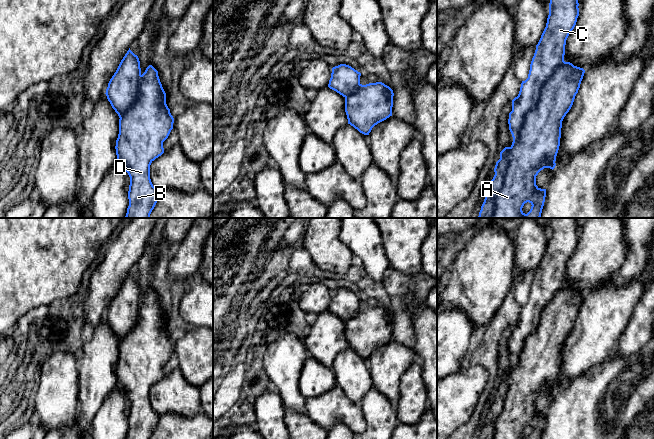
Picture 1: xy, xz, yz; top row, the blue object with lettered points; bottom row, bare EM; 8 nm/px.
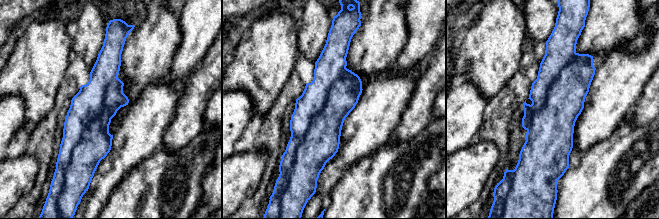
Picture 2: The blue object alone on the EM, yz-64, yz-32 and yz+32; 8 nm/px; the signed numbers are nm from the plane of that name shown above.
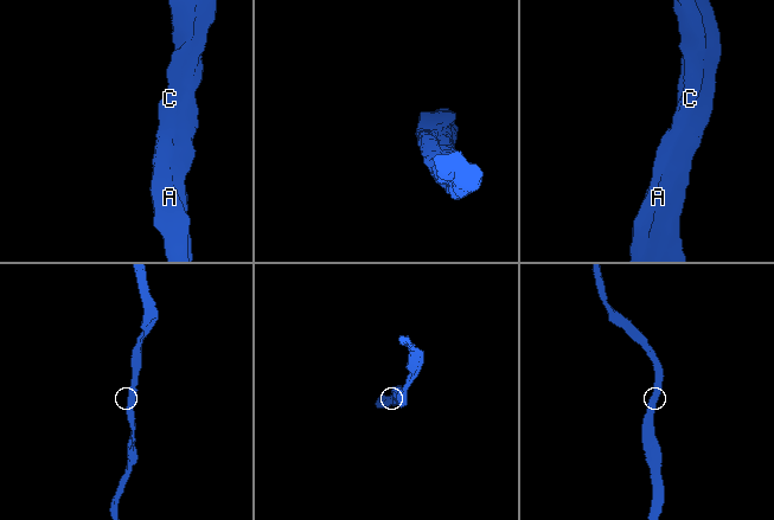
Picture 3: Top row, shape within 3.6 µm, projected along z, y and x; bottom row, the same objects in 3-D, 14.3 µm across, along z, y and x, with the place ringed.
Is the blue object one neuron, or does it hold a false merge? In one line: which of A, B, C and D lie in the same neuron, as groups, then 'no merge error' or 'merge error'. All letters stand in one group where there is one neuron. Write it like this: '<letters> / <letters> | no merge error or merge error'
A B C D | no merge error

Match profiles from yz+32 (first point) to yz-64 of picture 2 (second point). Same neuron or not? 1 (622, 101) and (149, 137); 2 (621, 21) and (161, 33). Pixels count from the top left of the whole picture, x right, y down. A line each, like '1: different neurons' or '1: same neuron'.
1: same neuron
2: same neuron

